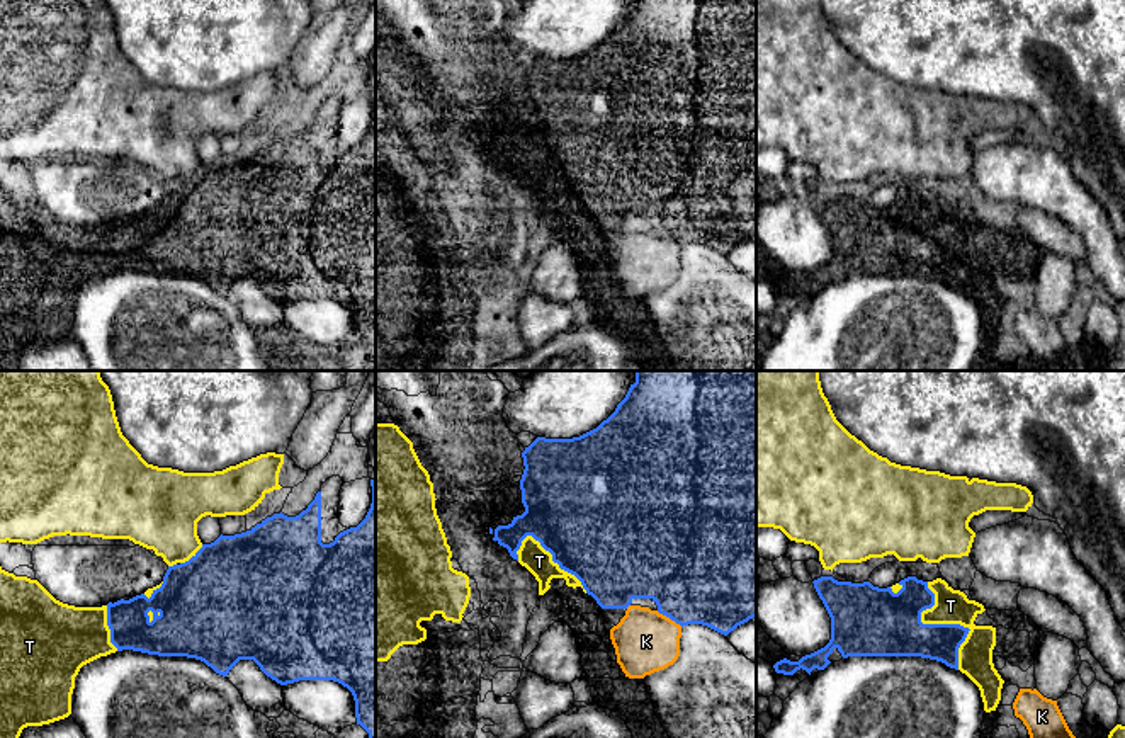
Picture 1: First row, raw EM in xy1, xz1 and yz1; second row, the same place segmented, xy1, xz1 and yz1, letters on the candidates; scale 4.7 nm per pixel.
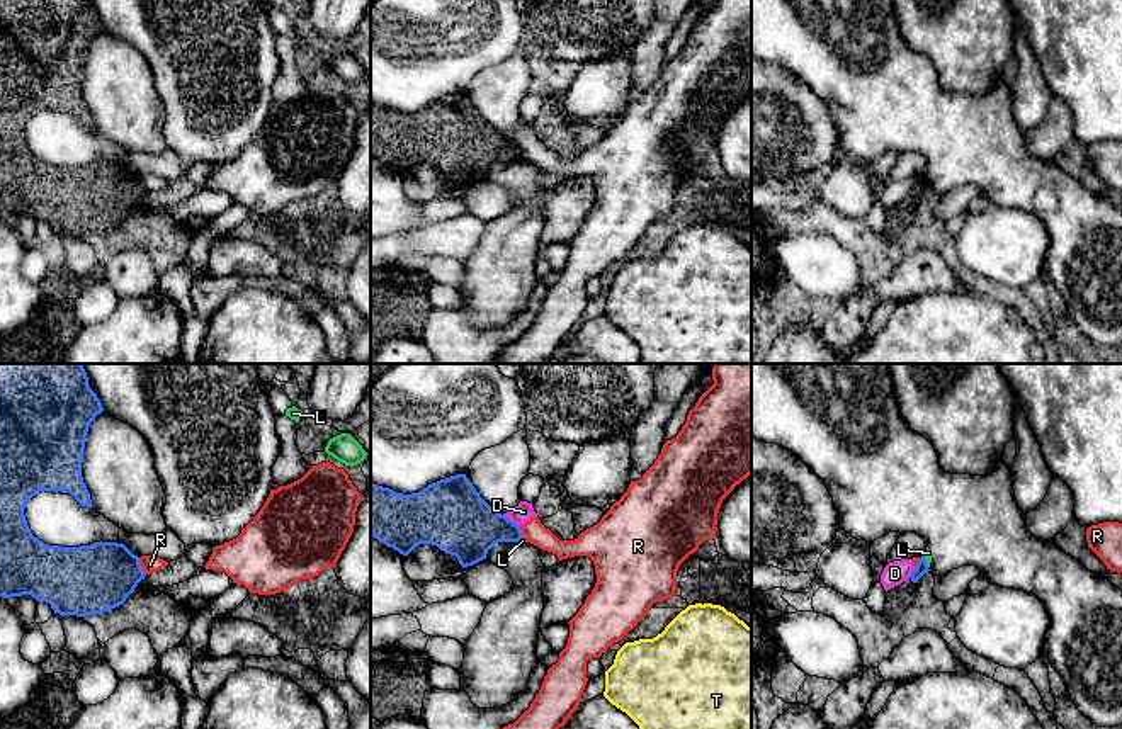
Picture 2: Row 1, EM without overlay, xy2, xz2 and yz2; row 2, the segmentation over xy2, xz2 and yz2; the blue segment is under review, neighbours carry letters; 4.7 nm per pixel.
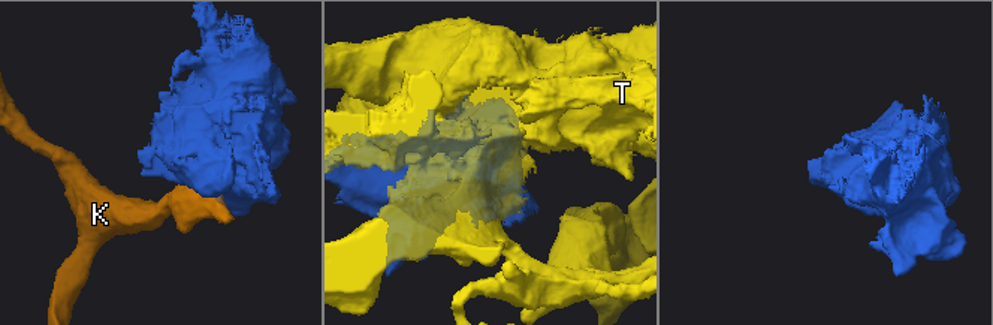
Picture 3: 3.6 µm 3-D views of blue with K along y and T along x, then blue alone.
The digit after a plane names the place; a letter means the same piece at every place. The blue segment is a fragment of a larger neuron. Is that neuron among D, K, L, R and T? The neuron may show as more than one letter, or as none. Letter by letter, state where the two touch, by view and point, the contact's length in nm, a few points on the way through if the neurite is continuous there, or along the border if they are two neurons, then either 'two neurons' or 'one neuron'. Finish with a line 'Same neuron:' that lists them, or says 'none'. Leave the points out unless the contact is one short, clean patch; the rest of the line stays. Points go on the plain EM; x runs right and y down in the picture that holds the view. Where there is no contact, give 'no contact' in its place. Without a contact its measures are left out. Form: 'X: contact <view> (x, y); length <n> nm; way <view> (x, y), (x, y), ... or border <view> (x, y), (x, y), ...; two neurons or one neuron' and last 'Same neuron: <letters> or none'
D: contact xz2 (510, 140); length 90 nm; border xz2 (504, 133), (517, 145); two neurons
K: contact xz1 (670, 237); length 150 nm; two neurons
L: contact yz2 (925, 180); length 60 nm; border yz2 (923, 175), (929, 186); two neurons
R: contact xy2 (140, 186); length 90 nm; border xy2 (138, 177), (145, 194); two neurons
T: contact yz1 (944, 244); length 440 nm; one neuron
Same neuron: T

